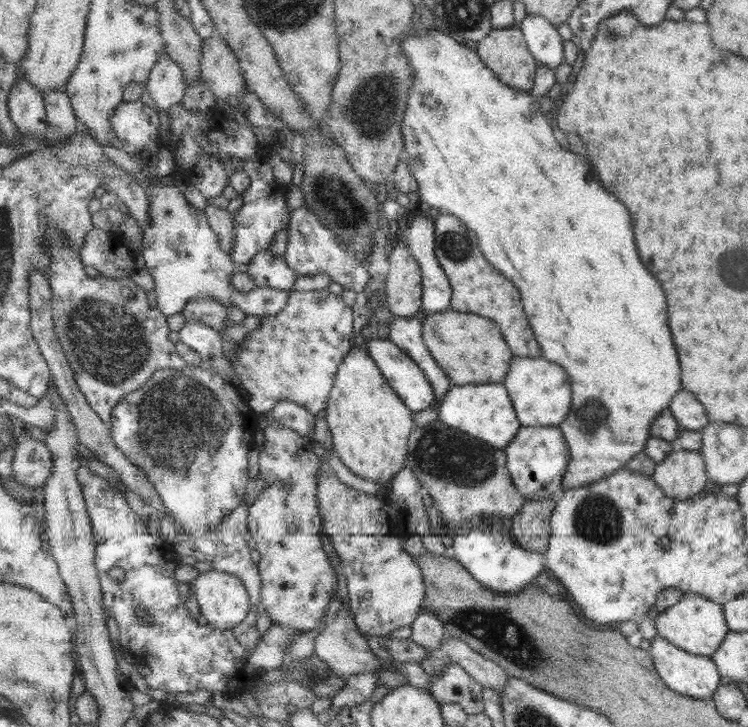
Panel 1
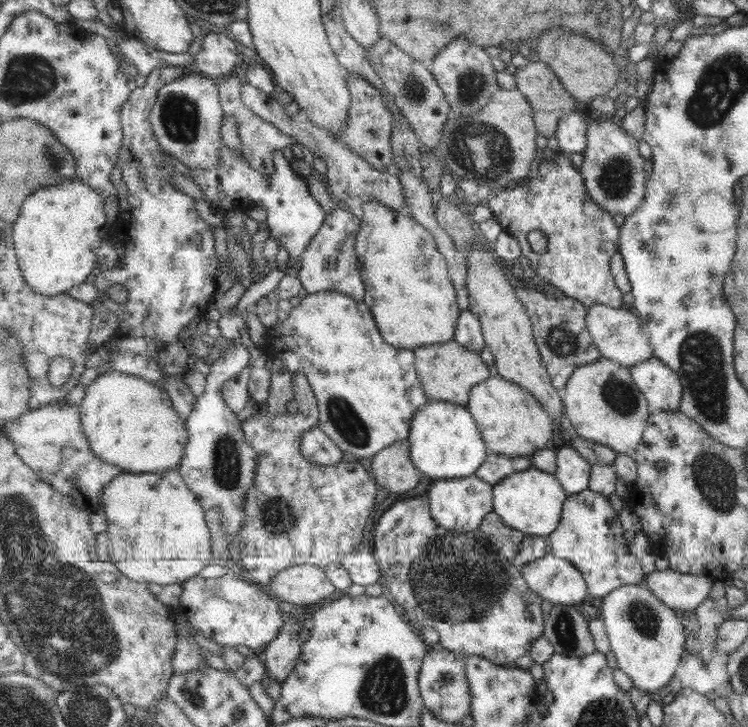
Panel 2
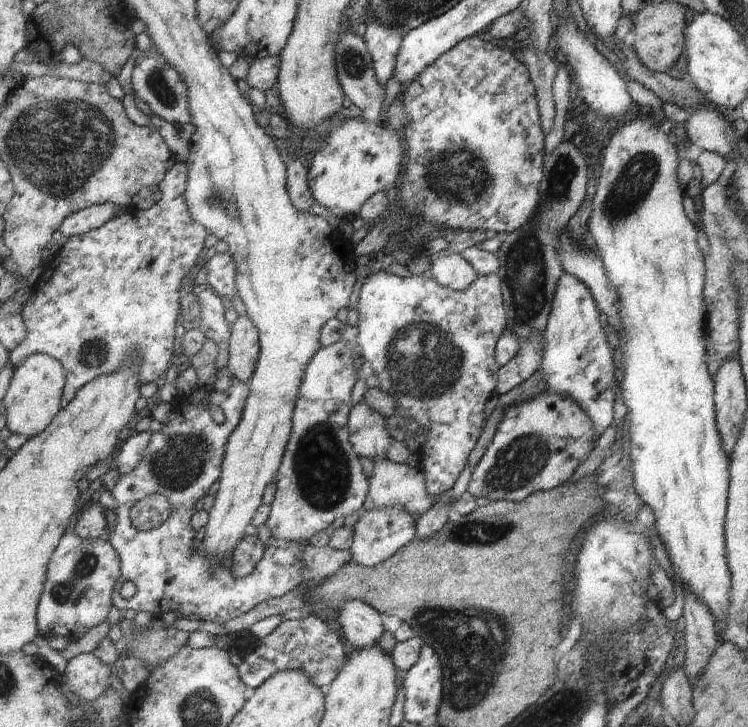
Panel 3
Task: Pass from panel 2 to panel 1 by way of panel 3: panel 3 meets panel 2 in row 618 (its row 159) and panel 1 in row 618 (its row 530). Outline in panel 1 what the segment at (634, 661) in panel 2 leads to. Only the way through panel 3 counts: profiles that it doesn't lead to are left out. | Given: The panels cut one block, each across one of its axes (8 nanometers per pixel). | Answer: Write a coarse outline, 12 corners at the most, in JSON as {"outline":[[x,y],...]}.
{"outline":[[683,593],[654,619],[659,637],[705,657],[729,631],[722,604]]}

